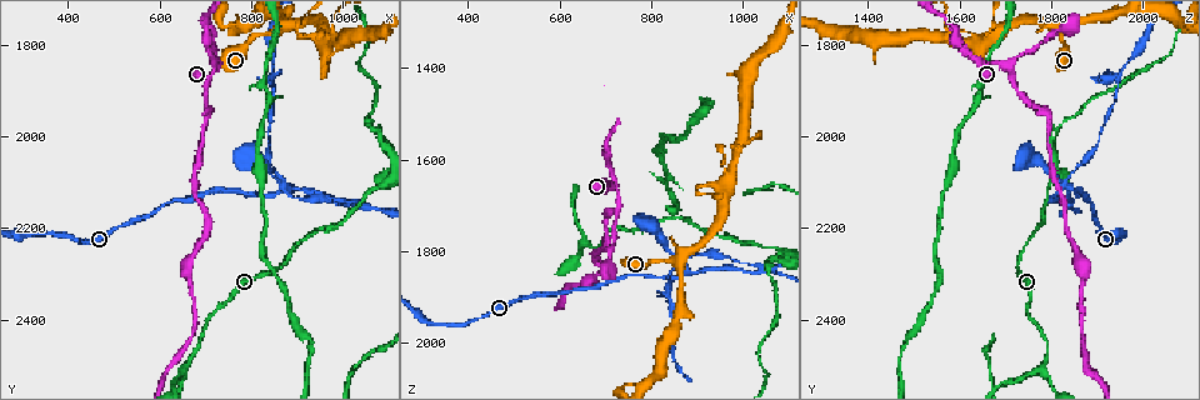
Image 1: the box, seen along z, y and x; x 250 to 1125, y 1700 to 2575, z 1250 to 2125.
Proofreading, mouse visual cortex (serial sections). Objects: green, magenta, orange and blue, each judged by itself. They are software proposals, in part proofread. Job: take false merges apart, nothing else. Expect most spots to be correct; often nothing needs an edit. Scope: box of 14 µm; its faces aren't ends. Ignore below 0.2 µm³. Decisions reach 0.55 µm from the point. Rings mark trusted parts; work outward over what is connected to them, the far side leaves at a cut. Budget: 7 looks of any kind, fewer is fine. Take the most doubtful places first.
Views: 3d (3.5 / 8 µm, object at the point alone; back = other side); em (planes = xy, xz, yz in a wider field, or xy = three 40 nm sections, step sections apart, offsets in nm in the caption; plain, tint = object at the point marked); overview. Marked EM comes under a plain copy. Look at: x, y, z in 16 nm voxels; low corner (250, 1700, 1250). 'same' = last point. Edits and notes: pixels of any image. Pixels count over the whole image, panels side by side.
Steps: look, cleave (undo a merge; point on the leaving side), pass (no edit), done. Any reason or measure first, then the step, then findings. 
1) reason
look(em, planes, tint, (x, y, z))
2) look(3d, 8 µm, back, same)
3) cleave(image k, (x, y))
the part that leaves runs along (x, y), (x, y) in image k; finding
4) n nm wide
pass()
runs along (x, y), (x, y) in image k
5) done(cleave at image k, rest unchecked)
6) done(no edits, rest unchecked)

four arms meet
look(3d, 3.5 µm, back, (875, 2110, 1825))

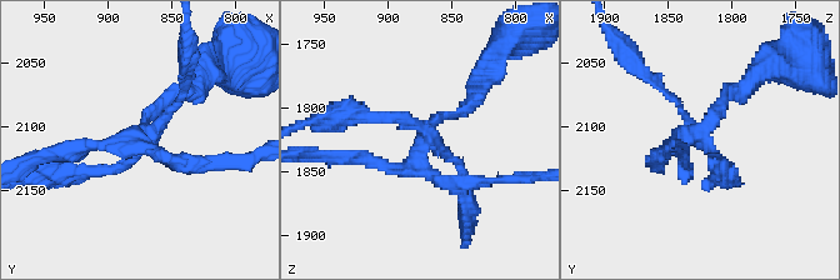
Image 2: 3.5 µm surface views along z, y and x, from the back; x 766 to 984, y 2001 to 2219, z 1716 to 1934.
look(em, xy, step 5, tint, (874, 2108, 1828))

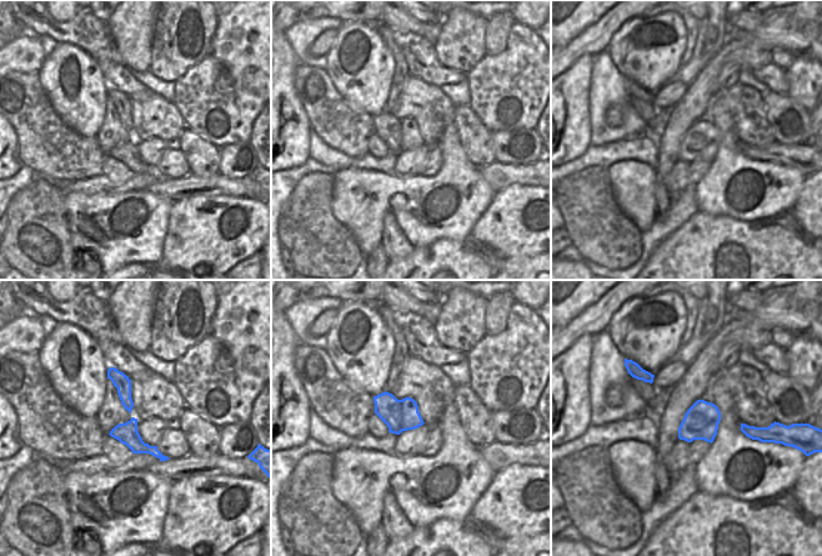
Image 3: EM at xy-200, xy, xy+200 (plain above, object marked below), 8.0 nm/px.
cleave(image 2, (398, 115))
the part that leaves runs along (150, 131), (185, 93), (189, 46) in image 2; two cells meet here

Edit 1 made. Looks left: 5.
look(3d, 8 µm, (725, 1845, 1700))

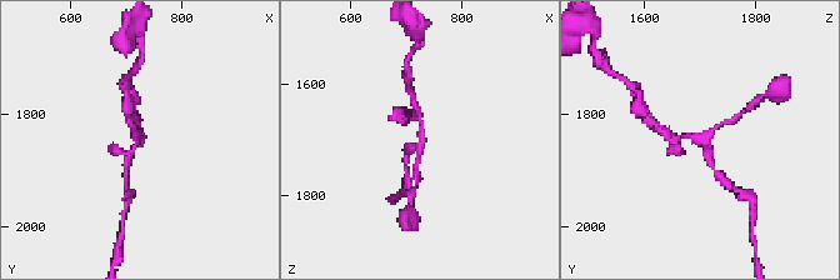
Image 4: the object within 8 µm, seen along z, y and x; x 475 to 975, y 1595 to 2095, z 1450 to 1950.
shape alone is not enough
look(em, xy, step 3, tint, (730, 1840, 1705))

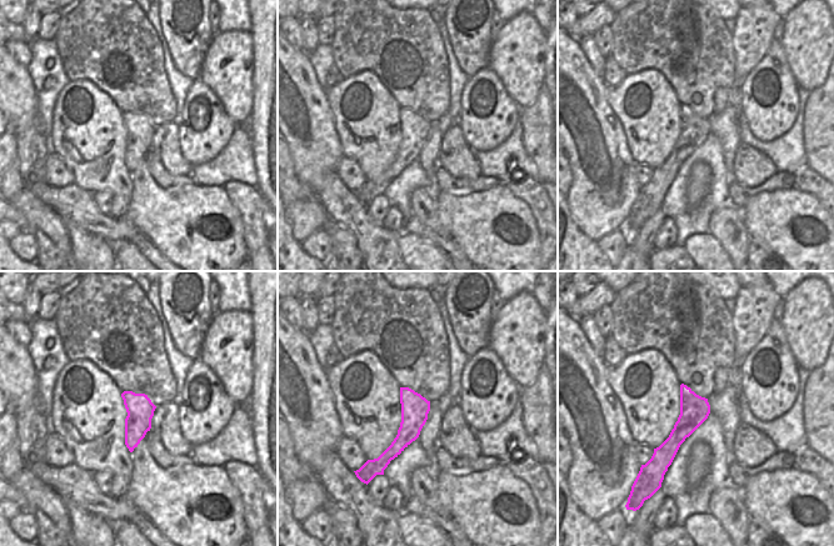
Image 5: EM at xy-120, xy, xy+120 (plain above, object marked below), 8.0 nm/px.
pass()
runs along (683, 387), (687, 424), (660, 462) in image 5; continuous, no second cell

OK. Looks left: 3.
done(cleave at image 2, rest unchecked)

